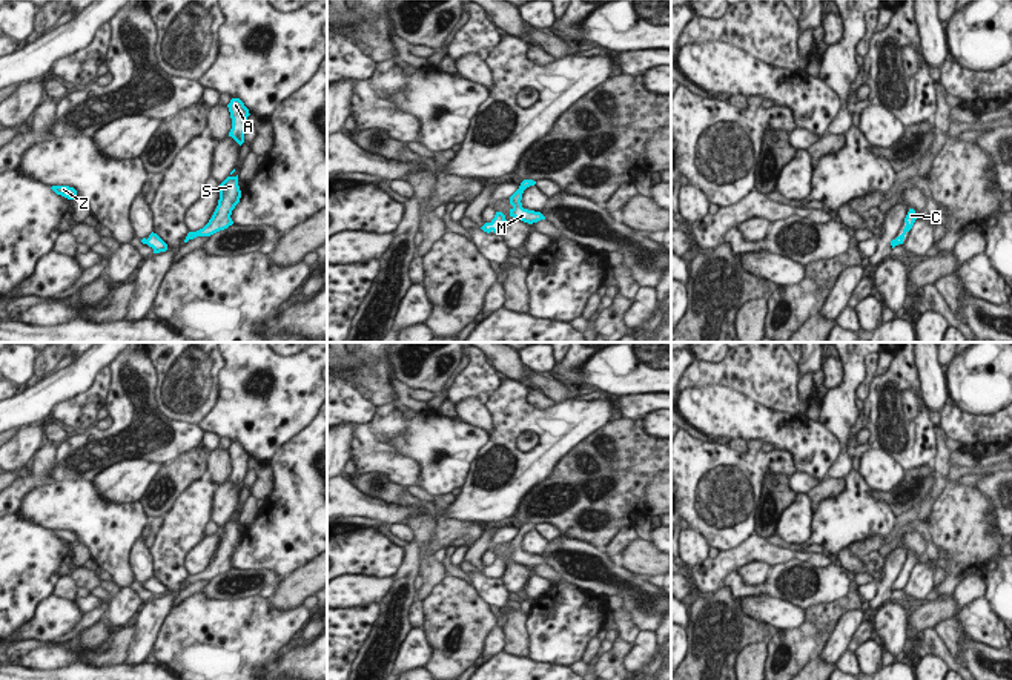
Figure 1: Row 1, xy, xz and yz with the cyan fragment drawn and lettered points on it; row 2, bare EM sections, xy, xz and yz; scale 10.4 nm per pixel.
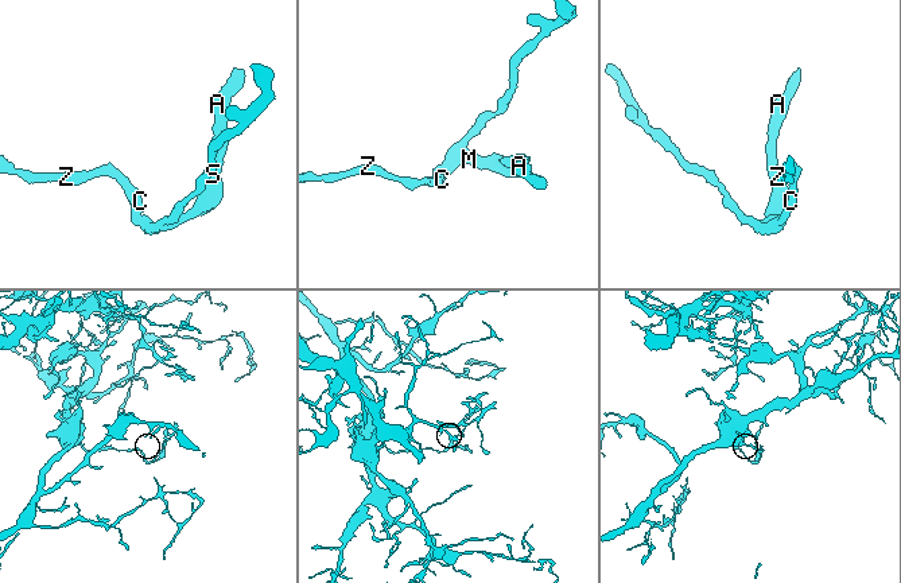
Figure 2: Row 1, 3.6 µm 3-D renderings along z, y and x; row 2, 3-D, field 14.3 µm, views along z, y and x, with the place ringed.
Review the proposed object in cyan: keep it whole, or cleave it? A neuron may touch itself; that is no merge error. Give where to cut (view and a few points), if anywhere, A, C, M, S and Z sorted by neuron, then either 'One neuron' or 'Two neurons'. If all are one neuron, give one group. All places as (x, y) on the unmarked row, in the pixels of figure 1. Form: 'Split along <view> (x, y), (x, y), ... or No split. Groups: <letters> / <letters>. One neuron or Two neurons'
No split. Groups: A C M S Z. One neuron

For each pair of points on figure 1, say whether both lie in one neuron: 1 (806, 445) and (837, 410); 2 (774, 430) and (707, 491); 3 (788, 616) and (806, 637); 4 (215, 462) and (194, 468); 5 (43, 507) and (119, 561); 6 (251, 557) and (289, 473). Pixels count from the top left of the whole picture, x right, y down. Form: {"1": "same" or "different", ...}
{"1": "different", "2": "different", "3": "different", "4": "different", "5": "same", "6": "same"}

